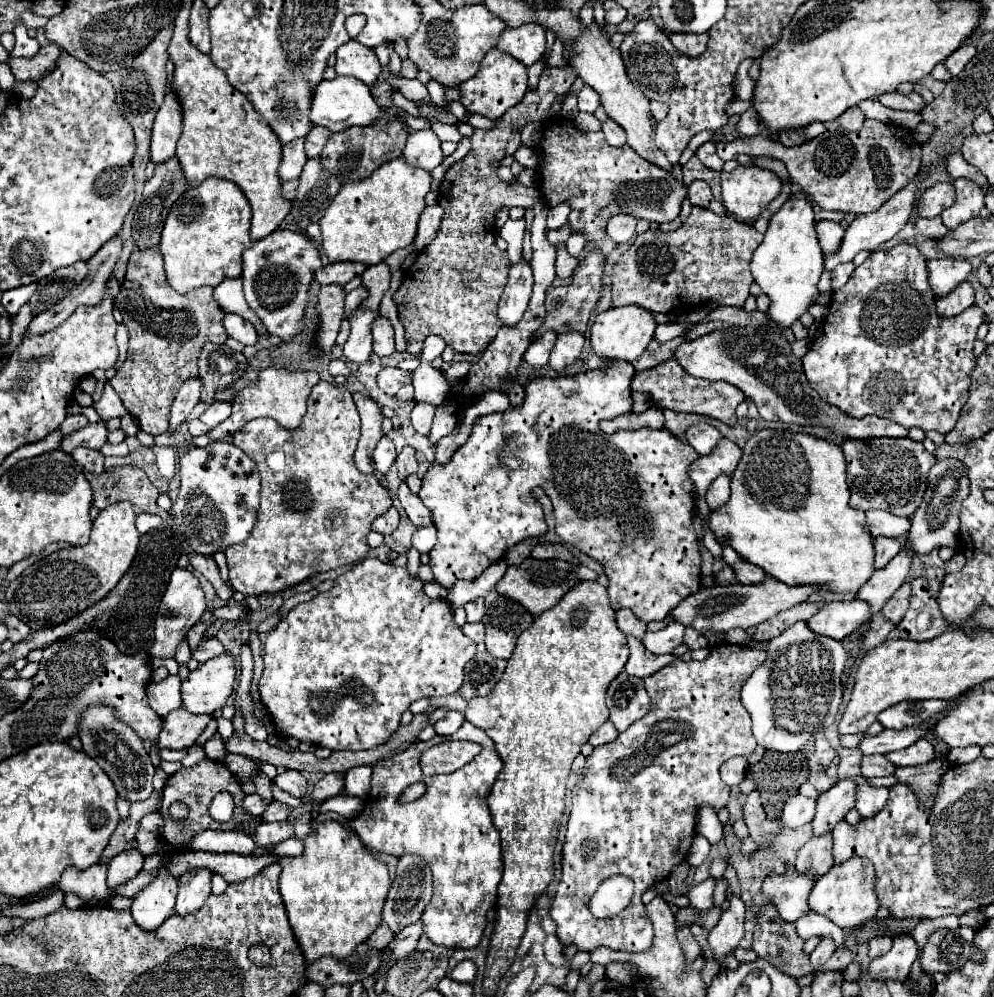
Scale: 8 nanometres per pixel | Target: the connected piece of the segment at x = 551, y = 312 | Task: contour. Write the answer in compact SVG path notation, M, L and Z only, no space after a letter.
M591 251L583 261L579 261L579 265L575 269L575 271L585 271L585 275L575 273L571 285L555 287L555 289L549 289L547 291L547 297L545 297L547 319L545 319L543 327L539 329L539 333L535 335L535 339L543 331L547 331L547 329L555 329L557 333L563 333L563 331L579 331L579 333L585 333L587 331L589 315L595 309L595 303L601 299L601 291L603 291L603 267L605 267L605 263L607 261L605 261L605 255L601 251Z

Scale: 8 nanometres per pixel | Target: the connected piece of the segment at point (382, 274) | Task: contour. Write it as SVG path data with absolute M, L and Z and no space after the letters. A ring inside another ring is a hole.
M381 261L377 265L371 265L371 267L367 267L367 271L361 277L363 277L363 287L369 289L369 297L365 299L365 303L361 307L379 309L381 297L389 289L389 281L391 281L389 265L385 261Z

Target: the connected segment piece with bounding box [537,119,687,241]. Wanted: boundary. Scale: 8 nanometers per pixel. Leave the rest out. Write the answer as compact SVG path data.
M555 119L546 126L539 143L539 187L545 197L545 201L553 207L557 203L569 203L569 223L573 227L573 233L583 233L587 241L599 241L605 237L605 223L615 211L627 211L629 215L635 215L637 219L645 221L673 221L679 211L681 203L687 197L687 187L683 183L677 183L671 173L663 171L661 167L645 161L639 157L629 145L623 147L611 147L603 133L581 133L575 129L573 122L568 119Z

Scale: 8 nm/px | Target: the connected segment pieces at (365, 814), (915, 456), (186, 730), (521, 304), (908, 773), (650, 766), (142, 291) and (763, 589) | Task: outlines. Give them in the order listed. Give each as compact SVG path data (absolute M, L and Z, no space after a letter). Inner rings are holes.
M465 721L451 737L435 735L429 741L411 743L401 753L381 759L373 765L371 793L365 799L361 815L349 819L349 827L361 841L379 853L401 857L405 853L423 855L433 871L433 897L423 911L423 931L435 945L475 947L487 925L487 911L497 903L497 885L503 873L499 831L493 827L487 795L503 763L493 741L483 729ZM447 739L469 739L481 745L481 753L459 771L427 777L421 773L419 757L425 749ZM423 781L427 791L413 803L399 803L399 795L413 783Z
M875 437L875 439L845 439L841 443L847 463L847 485L851 491L849 505L853 509L883 509L891 515L911 517L919 507L927 489L929 469L935 465L935 457L925 451L923 443L909 437Z
M175 709L165 717L163 731L159 733L159 749L187 749L203 733L211 715L193 715L187 709Z
M521 259L519 263L513 263L509 267L509 281L505 285L505 293L499 301L499 319L503 325L515 325L531 299L531 289L533 289L533 273L531 265Z
M935 757L929 763L919 767L897 767L895 777L899 783L913 789L913 793L917 795L919 807L923 807L925 811L931 811L935 803L935 795L941 785L941 777L945 775L947 767L949 767L947 761Z
M723 643L723 645L715 645L709 653L709 657L705 661L683 661L683 659L675 659L671 665L659 669L657 673L649 675L647 679L643 679L645 687L651 687L651 709L649 713L639 719L637 723L633 723L627 731L623 731L613 743L607 743L603 747L597 747L593 751L591 757L587 757L587 765L585 765L585 773L583 773L583 779L581 783L575 787L573 791L573 803L571 803L571 815L569 815L569 823L567 823L567 837L565 837L565 845L563 845L563 873L561 873L561 881L559 881L559 887L557 887L557 895L553 899L553 905L551 905L551 917L553 921L557 923L557 937L563 945L577 945L577 949L581 951L593 951L595 947L609 947L609 949L615 949L615 951L629 951L629 953L639 953L639 951L645 951L649 945L651 945L651 939L653 939L653 931L651 931L651 921L647 919L647 911L645 911L645 905L641 903L641 895L645 889L653 887L655 883L661 883L663 879L667 879L673 871L675 865L683 863L683 859L687 857L689 853L689 847L693 843L693 837L695 837L695 825L697 825L697 813L699 813L699 807L705 803L705 805L713 805L715 811L725 807L731 799L731 789L719 779L719 767L723 763L723 759L729 759L729 757L735 757L735 755L743 755L743 757L749 757L751 751L755 749L755 737L751 733L751 717L747 715L743 703L741 703L741 687L743 683L747 681L747 677L765 661L765 655L767 651L765 649L759 649L759 647L747 647L747 645L731 645L731 643ZM613 875L627 875L627 877L633 877L633 883L635 883L635 895L629 903L629 907L619 913L619 917L611 917L607 921L599 921L595 919L591 913L589 913L589 899L591 895L595 893L595 889L607 879L607 877L613 877Z
M157 247L153 249L135 249L127 263L125 281L121 285L121 293L115 299L115 307L123 315L123 323L129 329L129 353L123 367L115 373L115 377L109 381L115 393L121 397L125 409L131 417L137 419L139 427L145 433L161 435L167 431L167 415L171 409L171 403L179 391L179 387L193 377L199 377L197 359L205 343L217 343L225 345L227 331L223 327L225 311L219 307L219 303L213 299L213 287L199 287L193 293L181 295L171 289L171 285L165 279L163 269L163 257Z
M765 577L761 583L753 585L713 585L713 587L701 587L697 593L689 595L679 603L679 607L673 609L673 619L681 621L683 625L691 625L695 631L705 633L705 631L717 631L717 633L727 633L729 629L741 627L749 629L771 615L777 615L779 611L785 611L797 603L807 601L813 593L817 593L821 587L787 587L785 583L779 583L777 579Z

